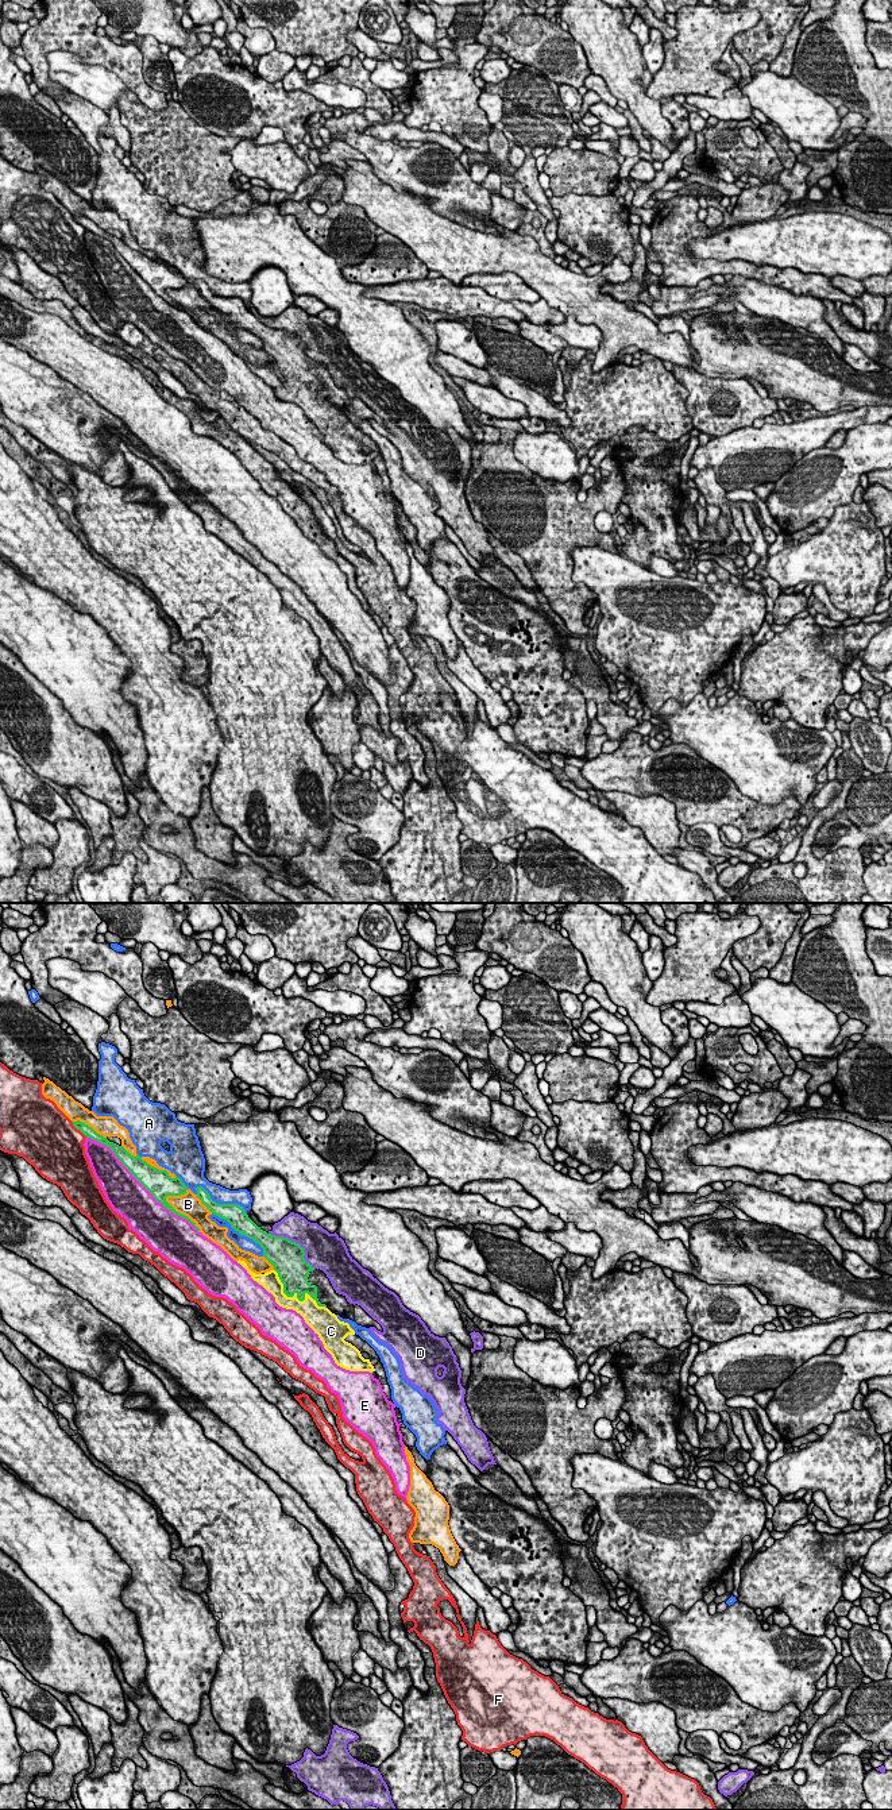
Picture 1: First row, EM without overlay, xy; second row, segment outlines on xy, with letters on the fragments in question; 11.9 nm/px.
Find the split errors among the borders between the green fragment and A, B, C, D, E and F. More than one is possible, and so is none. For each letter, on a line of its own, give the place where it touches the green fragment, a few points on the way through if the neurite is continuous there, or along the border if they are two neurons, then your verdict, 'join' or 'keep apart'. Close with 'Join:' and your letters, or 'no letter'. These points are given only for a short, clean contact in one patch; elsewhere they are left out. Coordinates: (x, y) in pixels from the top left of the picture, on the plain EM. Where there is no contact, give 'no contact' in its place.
A: meets green in xy at (220, 297); keep apart
B: meets green in xy at (181, 307); keep apart
C: meets green in xy at (293, 388); join
D: meets green in xy at (294, 335); keep apart
E: meets green in xy at (141, 276); keep apart
F: meets green in xy at (78, 222); keep apart
Join: C

